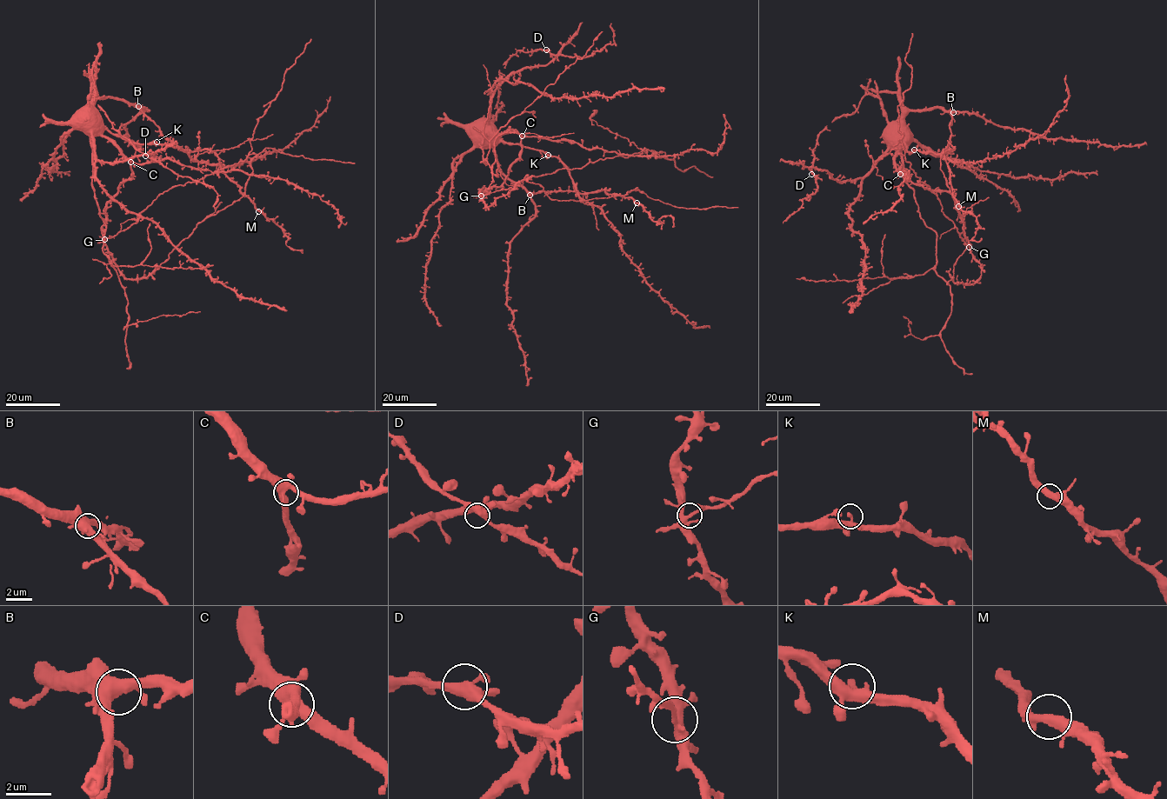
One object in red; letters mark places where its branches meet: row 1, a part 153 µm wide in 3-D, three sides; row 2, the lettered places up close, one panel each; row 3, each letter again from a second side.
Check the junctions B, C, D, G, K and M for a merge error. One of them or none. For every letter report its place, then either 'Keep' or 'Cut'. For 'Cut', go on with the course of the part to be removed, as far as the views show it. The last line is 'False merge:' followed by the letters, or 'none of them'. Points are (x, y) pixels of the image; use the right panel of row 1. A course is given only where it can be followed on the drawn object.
B: Place: (953, 112). Keep
C: Place: (900, 174). Keep
D: Place: (811, 174). Keep
G: Place: (969, 247). Cut. Course of the part to remove: (969, 247), (942, 211), (936, 196), (904, 159), (897, 106), (911, 84), (911, 69), (905, 58), (911, 33)
K: Place: (914, 149). Keep
M: Place: (958, 206). Keep
False merge: G

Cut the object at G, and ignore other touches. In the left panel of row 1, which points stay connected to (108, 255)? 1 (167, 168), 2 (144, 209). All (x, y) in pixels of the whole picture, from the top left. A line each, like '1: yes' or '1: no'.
1: yes
2: no

